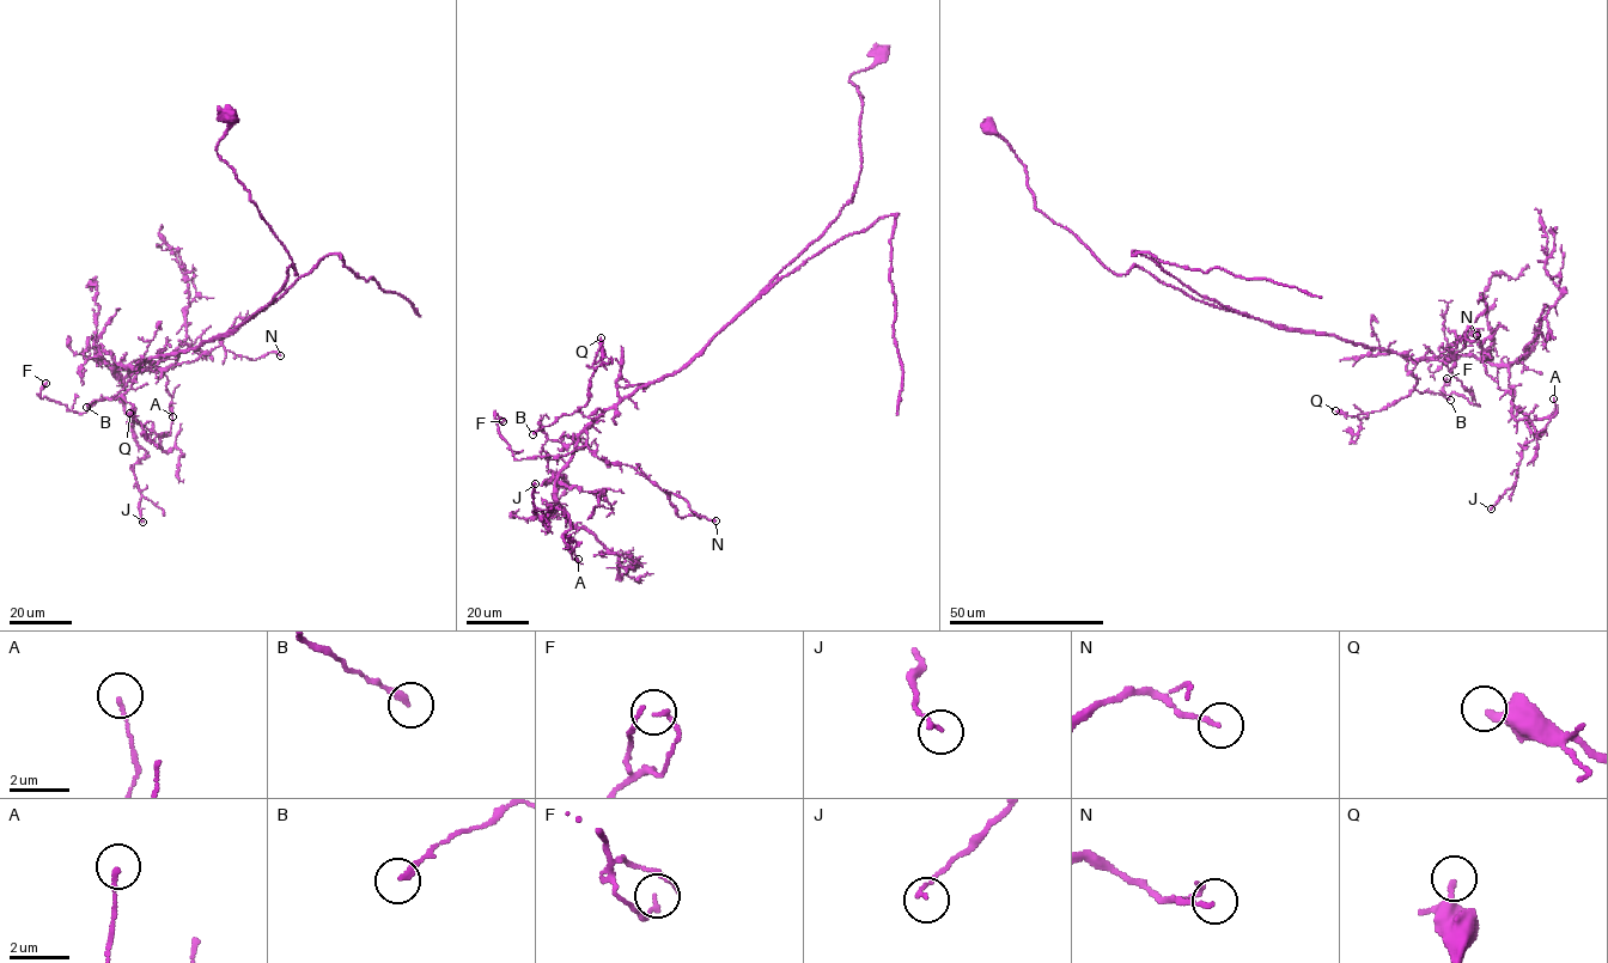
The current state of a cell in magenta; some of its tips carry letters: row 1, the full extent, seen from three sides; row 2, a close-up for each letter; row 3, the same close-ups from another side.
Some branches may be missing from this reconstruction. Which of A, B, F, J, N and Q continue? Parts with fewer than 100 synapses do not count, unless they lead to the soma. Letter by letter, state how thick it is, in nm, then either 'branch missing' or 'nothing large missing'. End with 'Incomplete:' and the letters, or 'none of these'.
A: calibre 130 nm; nothing large missing
B: calibre 200 nm; nothing large missing
F: calibre 140 nm; nothing large missing
J: calibre 120 nm; nothing large missing
N: calibre 120 nm; nothing large missing
Q: calibre 280 nm; nothing large missing
Incomplete: none of these

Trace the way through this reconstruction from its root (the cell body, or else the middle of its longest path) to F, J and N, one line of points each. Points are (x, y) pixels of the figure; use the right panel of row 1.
F: (991, 129), (1036, 209), (1116, 274), (1138, 266), (1278, 327), (1441, 359), (1479, 406), (1447, 395), (1447, 378)
J: (991, 129), (1036, 209), (1118, 274), (1138, 266), (1218, 308), (1413, 359), (1505, 364), (1535, 436), (1491, 509)
N: (991, 129), (1036, 209), (1118, 274), (1138, 266), (1218, 308), (1413, 359), (1449, 363), (1466, 330), (1476, 335)

